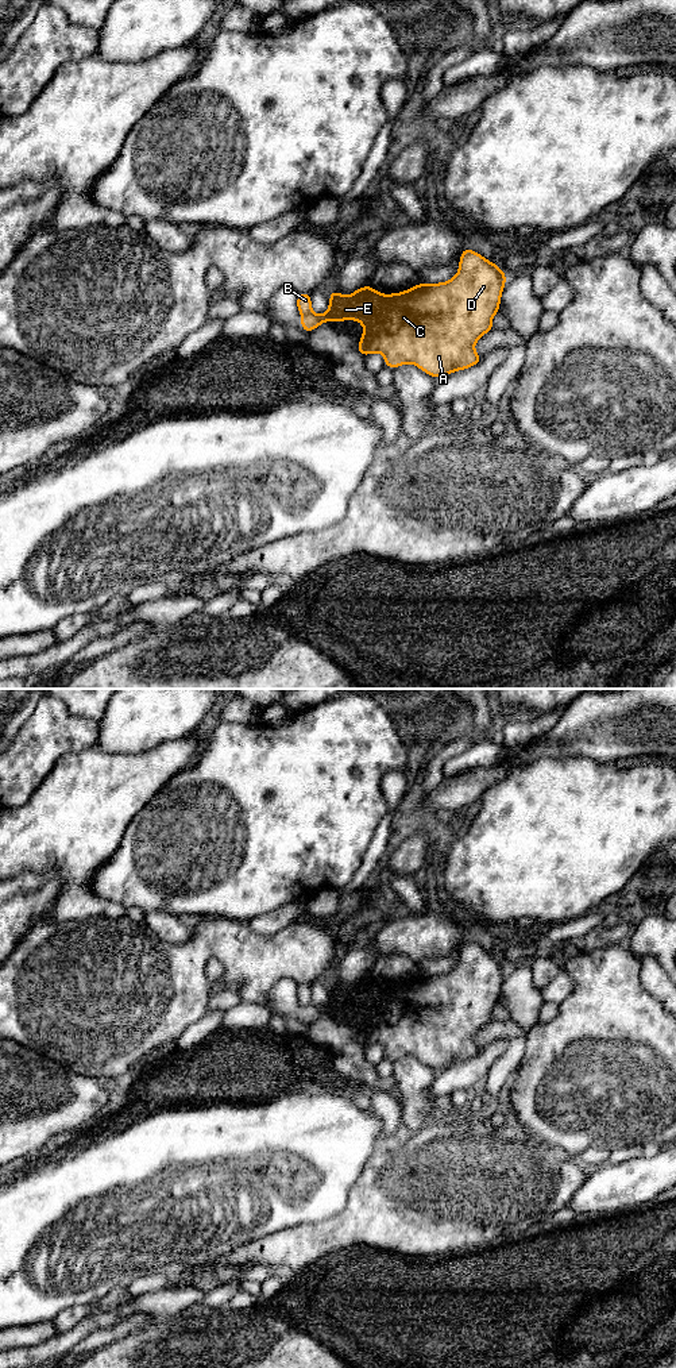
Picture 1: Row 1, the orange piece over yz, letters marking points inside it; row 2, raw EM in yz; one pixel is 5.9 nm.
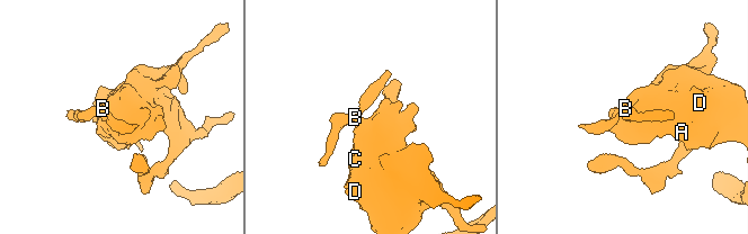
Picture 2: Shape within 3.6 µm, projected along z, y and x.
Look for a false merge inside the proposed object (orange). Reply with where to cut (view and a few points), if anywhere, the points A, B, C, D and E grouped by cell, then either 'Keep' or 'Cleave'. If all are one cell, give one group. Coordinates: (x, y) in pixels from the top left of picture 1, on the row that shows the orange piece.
Split along yz (311, 311), (302, 315). Groups: A C D E / B. Cleave

